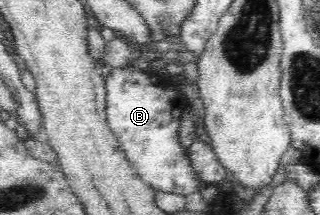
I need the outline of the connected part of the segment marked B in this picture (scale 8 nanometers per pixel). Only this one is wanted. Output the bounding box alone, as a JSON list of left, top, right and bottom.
[106,68,199,197]

